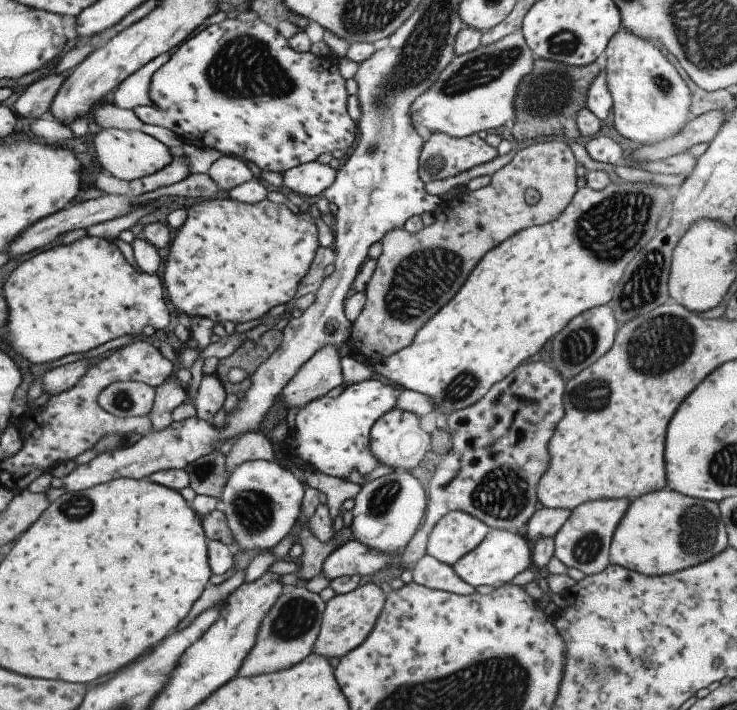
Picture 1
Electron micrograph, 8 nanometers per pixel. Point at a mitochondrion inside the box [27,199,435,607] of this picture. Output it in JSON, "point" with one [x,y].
{"point":[254,510]}

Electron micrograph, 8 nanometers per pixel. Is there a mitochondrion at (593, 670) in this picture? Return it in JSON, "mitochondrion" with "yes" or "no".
{"mitochondrion":"yes"}

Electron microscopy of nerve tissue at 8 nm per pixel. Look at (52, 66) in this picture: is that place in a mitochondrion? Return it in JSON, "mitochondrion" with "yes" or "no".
{"mitochondrion":"no"}

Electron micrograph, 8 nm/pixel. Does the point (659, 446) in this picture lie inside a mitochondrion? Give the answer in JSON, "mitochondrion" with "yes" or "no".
{"mitochondrion":"no"}

